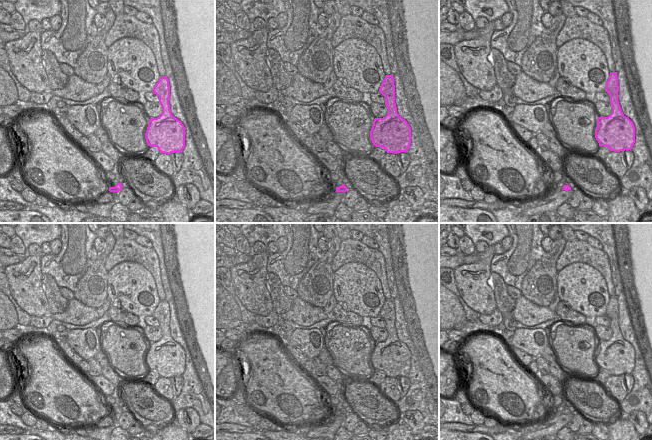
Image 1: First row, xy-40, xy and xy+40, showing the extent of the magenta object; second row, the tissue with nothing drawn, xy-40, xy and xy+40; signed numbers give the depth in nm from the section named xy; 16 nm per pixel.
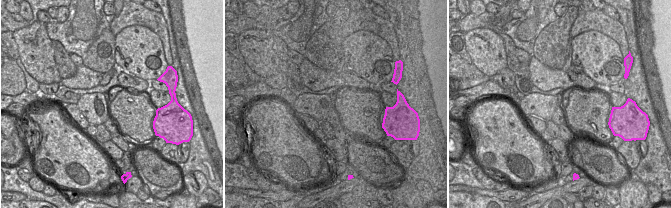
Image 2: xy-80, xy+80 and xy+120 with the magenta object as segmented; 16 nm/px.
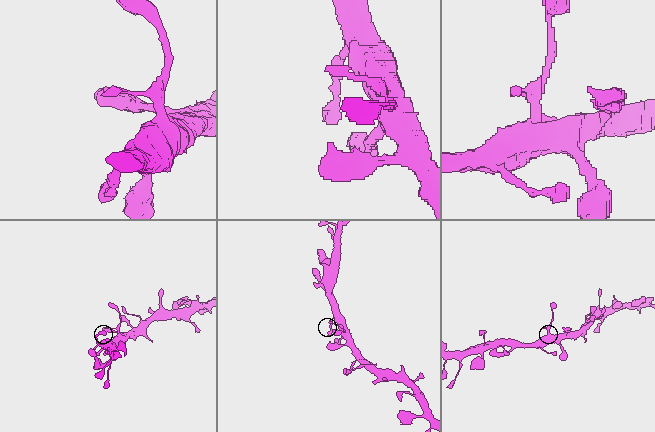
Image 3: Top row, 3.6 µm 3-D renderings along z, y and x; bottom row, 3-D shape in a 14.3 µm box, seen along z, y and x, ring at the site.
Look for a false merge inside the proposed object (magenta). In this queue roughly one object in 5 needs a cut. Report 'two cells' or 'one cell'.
one cell

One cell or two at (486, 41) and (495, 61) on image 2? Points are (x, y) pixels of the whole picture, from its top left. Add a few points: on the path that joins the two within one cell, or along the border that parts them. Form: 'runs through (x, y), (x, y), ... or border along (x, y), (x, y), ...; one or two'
runs through (486, 46), (487, 53), (490, 56); one

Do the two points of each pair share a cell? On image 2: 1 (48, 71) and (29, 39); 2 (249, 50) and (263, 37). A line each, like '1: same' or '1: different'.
1: same
2: same

